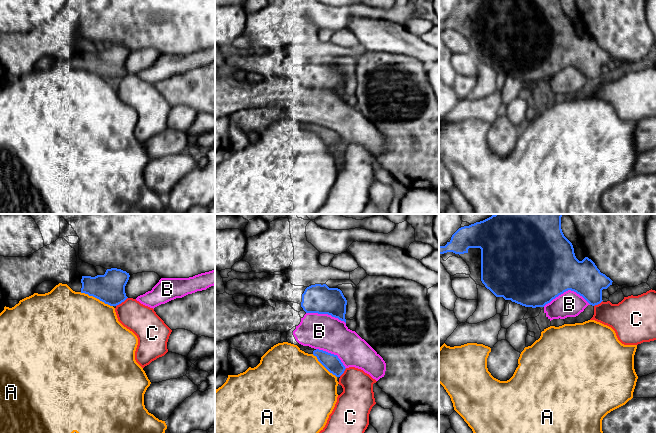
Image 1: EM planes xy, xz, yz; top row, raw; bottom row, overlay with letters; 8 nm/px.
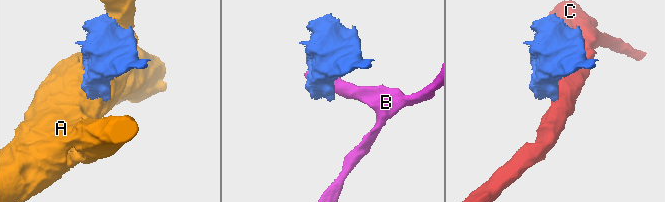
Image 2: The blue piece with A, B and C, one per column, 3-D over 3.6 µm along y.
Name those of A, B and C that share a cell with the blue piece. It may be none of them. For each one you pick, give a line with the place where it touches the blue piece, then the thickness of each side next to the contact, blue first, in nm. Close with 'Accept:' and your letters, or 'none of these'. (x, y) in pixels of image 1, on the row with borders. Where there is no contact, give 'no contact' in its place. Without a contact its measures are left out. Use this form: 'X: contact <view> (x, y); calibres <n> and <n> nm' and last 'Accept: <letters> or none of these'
Accept: none of these

